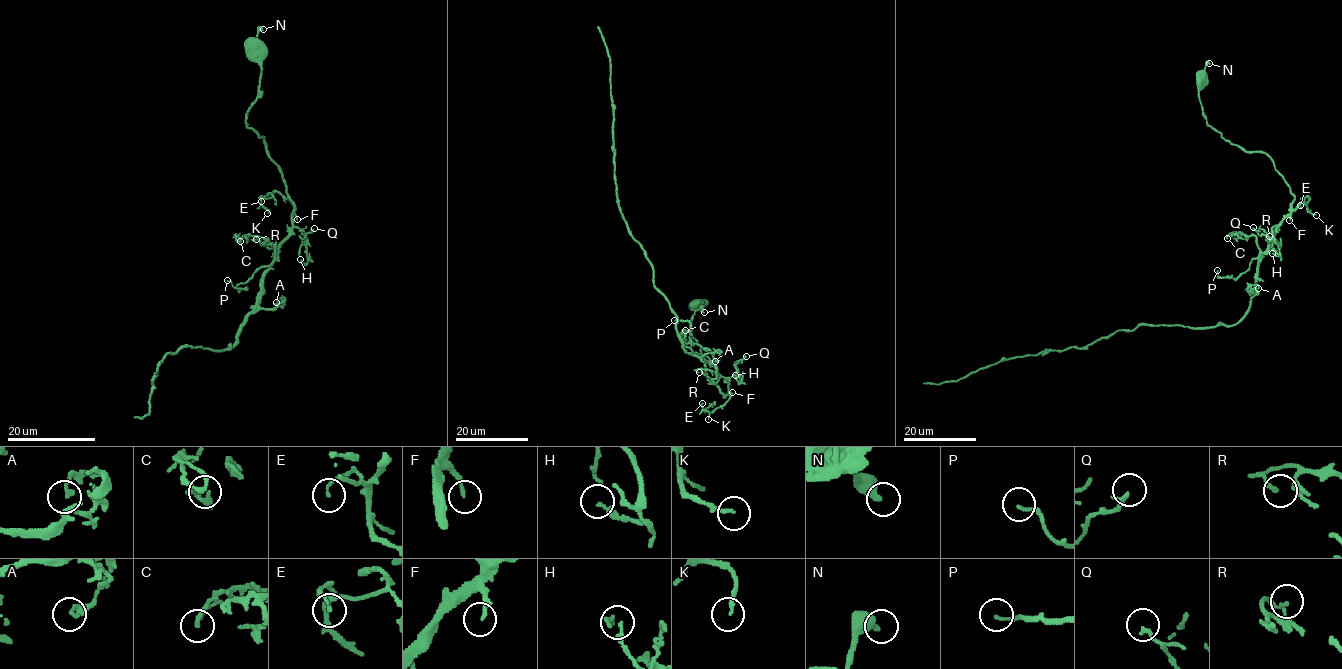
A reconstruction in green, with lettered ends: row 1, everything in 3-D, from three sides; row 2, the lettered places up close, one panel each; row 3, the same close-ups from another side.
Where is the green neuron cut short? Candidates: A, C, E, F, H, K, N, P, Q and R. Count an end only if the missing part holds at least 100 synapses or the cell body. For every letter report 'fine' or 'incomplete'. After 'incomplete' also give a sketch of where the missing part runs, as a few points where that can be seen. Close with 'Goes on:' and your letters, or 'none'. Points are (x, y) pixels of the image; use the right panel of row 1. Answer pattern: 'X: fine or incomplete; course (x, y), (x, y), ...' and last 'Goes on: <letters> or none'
A: fine
C: fine
E: fine
F: fine
H: fine
K: fine
N: fine
P: fine
Q: fine
R: fine
Goes on: none

